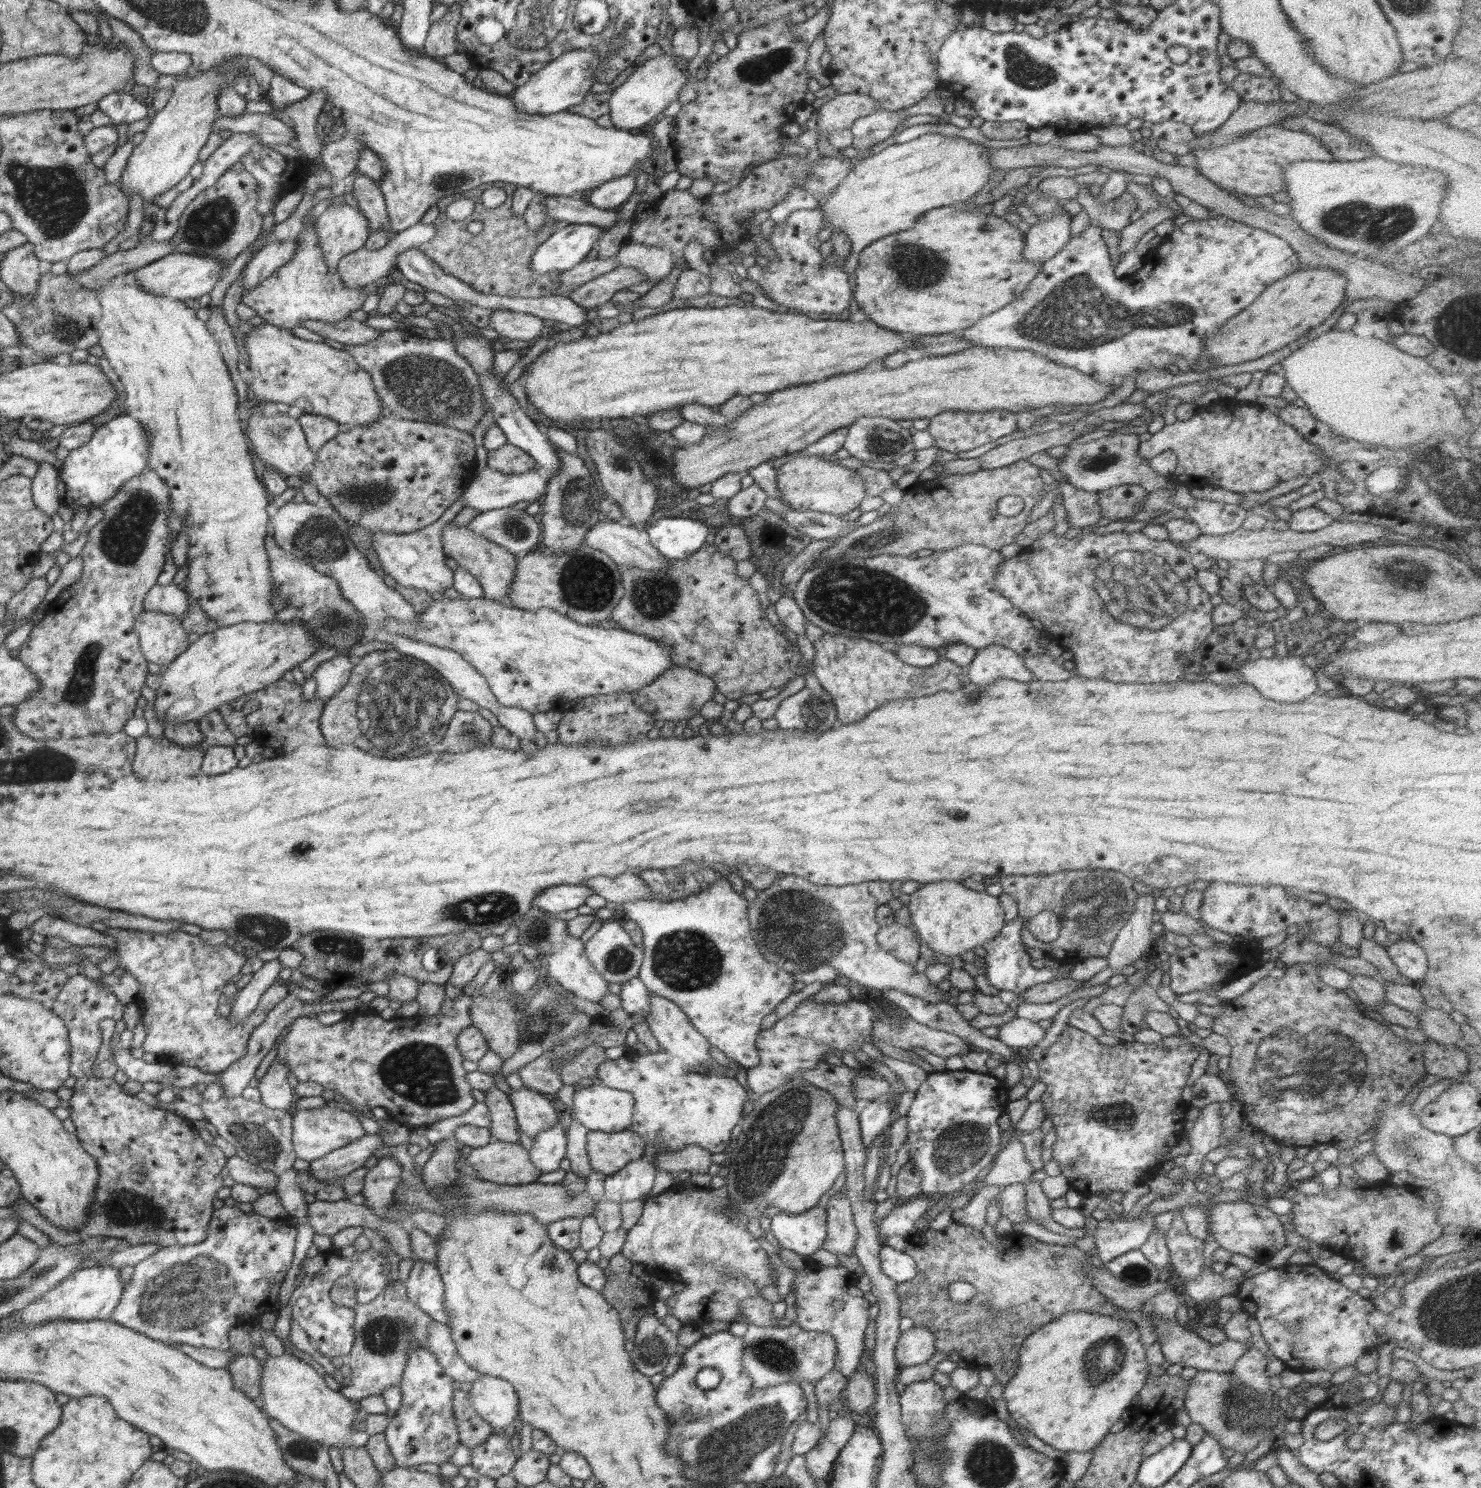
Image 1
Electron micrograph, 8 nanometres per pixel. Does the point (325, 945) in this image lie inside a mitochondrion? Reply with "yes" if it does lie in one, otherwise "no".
yes

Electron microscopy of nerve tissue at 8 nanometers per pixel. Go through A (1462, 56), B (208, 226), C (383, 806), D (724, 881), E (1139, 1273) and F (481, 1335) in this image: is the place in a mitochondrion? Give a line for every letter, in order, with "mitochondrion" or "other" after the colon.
A: other
B: mitochondrion
C: other
D: other
E: mitochondrion
F: other

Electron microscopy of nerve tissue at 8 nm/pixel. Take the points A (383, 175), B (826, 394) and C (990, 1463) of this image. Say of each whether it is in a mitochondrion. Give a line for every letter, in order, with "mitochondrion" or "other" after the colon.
A: other
B: other
C: mitochondrion

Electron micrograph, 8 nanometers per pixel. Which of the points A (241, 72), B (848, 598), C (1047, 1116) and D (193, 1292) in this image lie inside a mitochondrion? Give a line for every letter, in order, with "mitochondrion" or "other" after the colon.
A: other
B: mitochondrion
C: other
D: mitochondrion

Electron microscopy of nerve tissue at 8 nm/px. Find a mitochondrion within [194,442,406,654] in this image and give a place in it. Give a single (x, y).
(319, 538)

